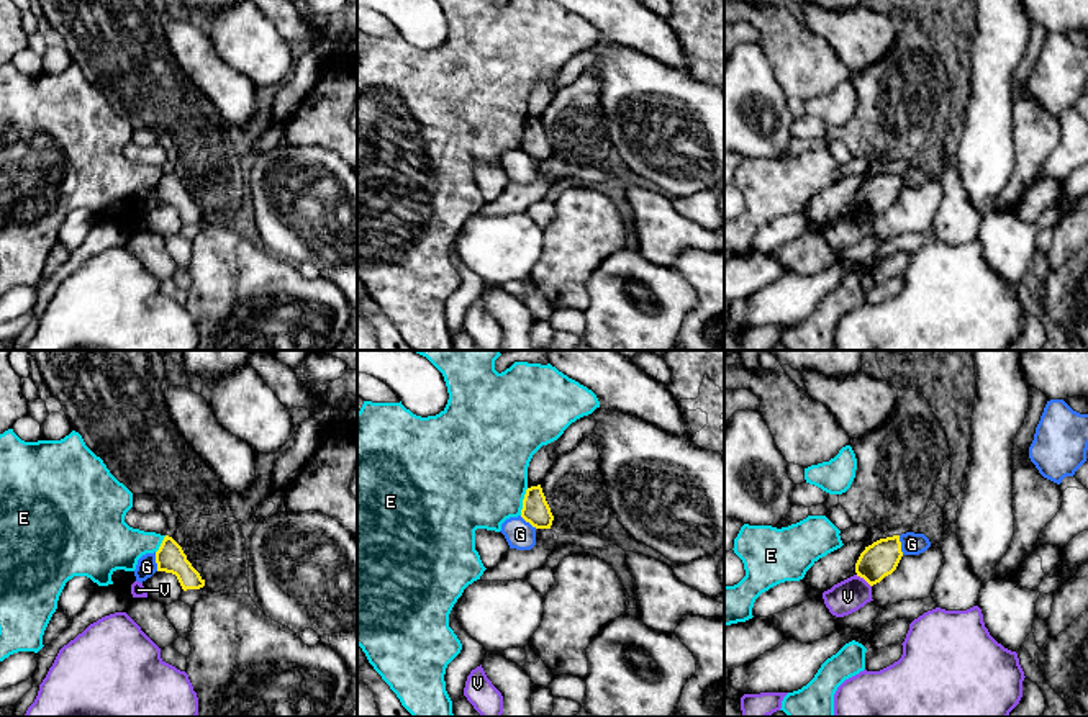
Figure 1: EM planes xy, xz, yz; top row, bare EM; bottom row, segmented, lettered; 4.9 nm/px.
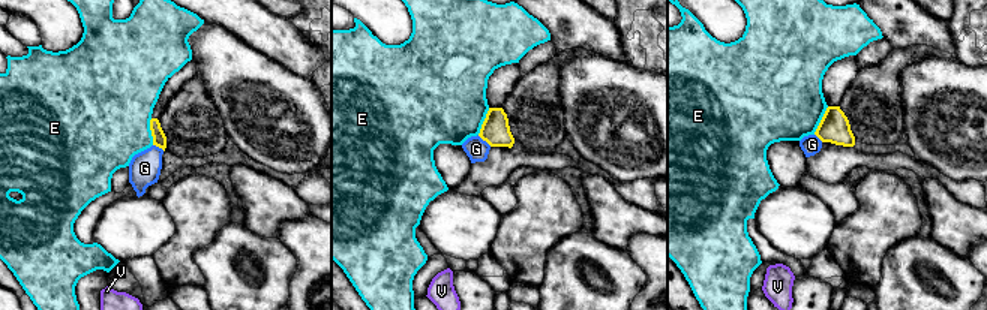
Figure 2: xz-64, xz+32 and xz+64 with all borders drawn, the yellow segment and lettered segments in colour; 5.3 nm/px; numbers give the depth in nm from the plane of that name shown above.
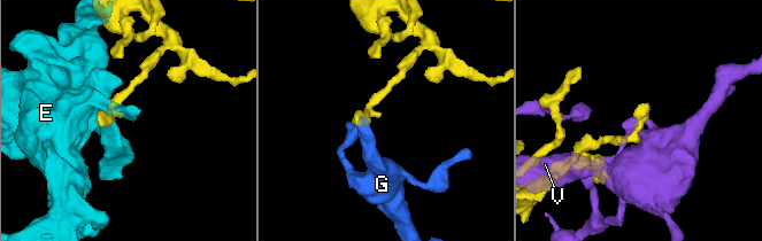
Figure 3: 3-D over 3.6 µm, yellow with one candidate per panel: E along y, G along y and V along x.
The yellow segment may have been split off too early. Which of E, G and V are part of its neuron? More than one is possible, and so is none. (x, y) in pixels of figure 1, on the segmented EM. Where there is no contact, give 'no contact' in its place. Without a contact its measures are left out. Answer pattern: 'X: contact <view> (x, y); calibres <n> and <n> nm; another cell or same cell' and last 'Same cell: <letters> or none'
E: contact xz (523, 501); calibres 140 and 480 nm; another cell
G: contact xy (156, 562); calibres 140 and 100 nm; another cell
V: contact yz (864, 578); calibres 170 and 160 nm; another cell
Same cell: none

